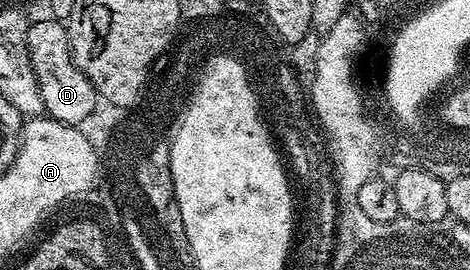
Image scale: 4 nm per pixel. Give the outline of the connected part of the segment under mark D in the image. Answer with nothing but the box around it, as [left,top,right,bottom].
[28,19,97,126]

